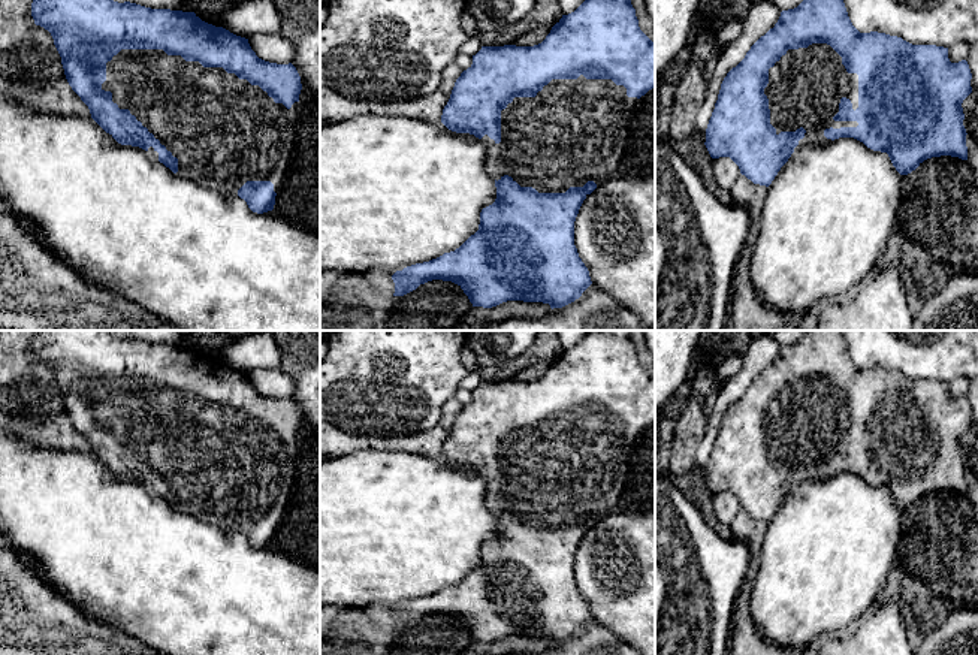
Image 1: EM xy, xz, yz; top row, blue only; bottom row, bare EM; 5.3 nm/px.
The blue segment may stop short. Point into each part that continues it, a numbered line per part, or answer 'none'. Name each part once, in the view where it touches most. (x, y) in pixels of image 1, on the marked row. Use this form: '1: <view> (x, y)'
1: yz (805, 87)

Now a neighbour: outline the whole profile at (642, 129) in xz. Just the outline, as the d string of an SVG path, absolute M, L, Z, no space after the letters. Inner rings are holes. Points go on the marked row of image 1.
M655 88L639 99L628 126L628 151L621 176L655 175Z

